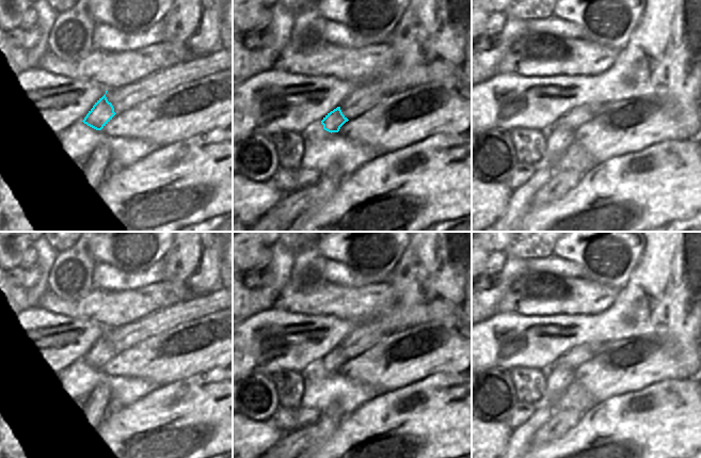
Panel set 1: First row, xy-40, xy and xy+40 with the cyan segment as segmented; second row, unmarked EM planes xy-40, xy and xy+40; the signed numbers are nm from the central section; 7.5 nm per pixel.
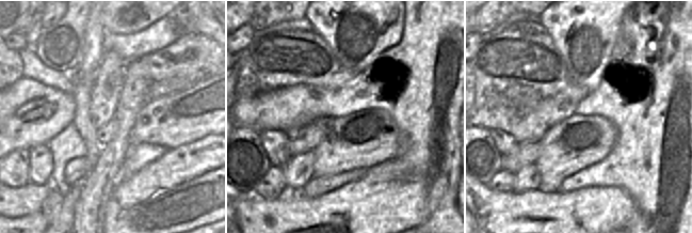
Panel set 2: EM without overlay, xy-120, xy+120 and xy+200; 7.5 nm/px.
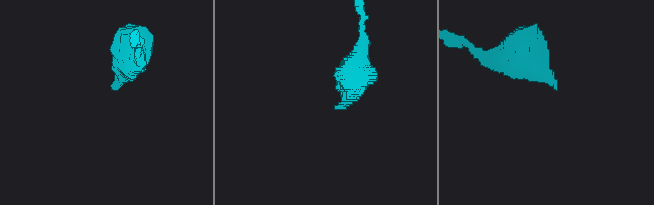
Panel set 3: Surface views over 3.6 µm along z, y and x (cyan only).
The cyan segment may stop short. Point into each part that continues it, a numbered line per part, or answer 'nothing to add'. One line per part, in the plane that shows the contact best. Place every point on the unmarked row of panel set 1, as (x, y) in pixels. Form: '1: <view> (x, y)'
1: xy (317, 372)

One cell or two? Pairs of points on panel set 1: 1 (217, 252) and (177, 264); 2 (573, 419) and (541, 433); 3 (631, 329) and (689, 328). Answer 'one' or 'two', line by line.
1: one
2: one
3: one

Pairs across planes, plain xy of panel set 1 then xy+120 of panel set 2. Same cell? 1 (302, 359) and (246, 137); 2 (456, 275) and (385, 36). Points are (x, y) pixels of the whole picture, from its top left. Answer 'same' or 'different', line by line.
1: different
2: different

